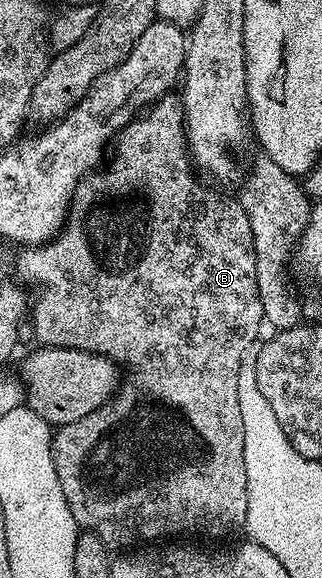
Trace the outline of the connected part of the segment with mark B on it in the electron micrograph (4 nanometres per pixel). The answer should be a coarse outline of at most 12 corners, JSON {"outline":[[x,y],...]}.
{"outline":[[176,94],[24,248],[47,347],[127,372],[56,428],[110,549],[247,517],[240,202]]}

